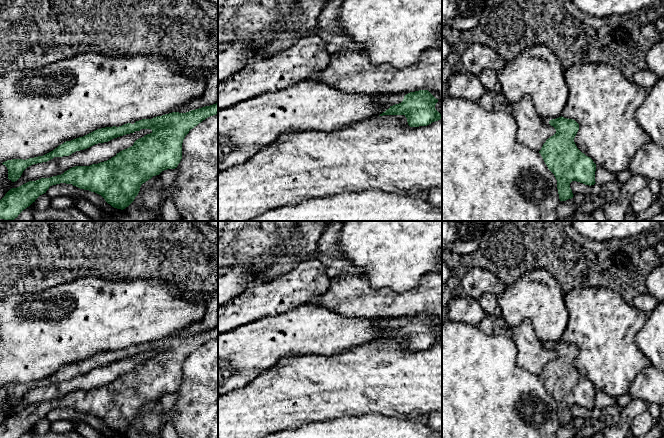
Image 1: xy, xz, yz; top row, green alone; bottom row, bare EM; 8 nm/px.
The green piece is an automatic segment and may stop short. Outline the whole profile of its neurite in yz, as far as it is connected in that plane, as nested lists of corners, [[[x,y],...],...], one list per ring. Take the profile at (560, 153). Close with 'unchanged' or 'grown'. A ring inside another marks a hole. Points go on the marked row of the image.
[[[545,117],[543,123],[553,126],[556,133],[546,140],[539,153],[557,180],[560,201],[566,201],[574,196],[570,188],[572,181],[589,186],[596,183],[596,164],[574,142],[579,130],[575,120]]] | grown

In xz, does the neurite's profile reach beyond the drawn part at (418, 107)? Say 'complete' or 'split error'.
split error

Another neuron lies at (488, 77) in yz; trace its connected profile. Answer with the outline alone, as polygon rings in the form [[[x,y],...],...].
[[[491,68],[483,69],[478,75],[480,83],[485,87],[487,91],[494,93],[501,92],[501,84],[499,82],[497,72]]]

